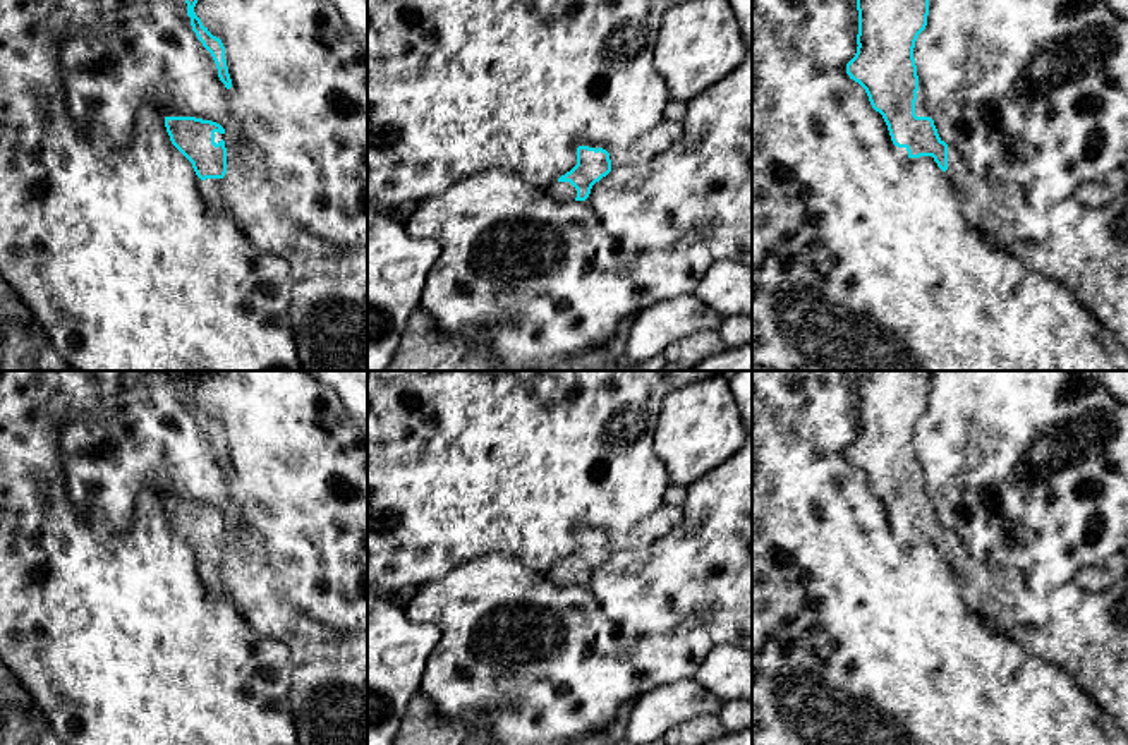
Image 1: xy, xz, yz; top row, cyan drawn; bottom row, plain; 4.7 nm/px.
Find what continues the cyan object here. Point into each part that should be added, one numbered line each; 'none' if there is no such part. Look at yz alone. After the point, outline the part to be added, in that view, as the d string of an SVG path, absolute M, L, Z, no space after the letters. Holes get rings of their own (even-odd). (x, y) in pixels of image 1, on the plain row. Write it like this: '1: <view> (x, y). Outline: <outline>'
1: yz (921, 495). Outline: M919 467L919 475L917 475L917 486L915 486L915 500L917 501L931 501L925 493L925 488L924 488L924 475L920 472L920 467Z

